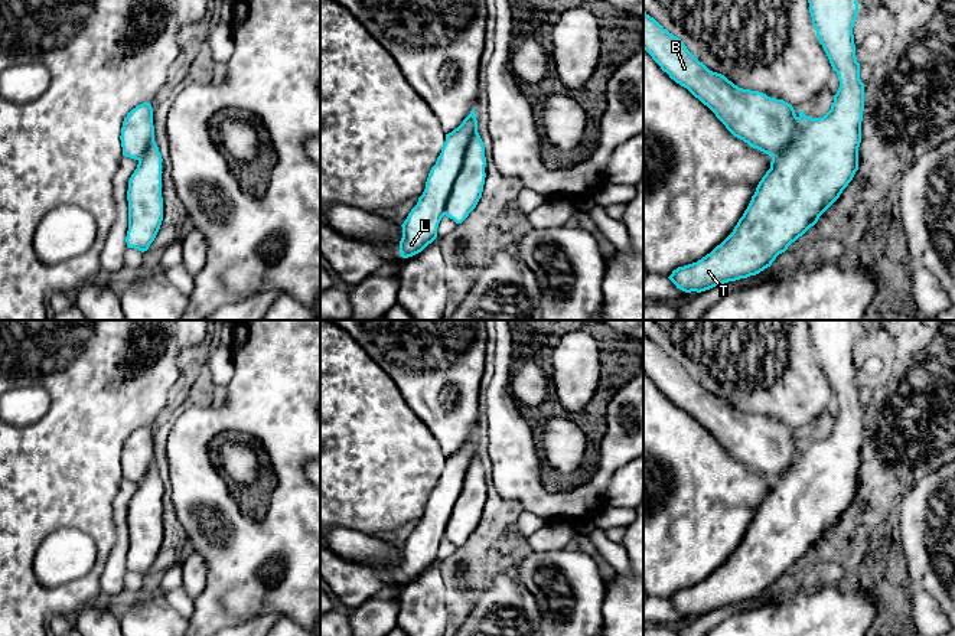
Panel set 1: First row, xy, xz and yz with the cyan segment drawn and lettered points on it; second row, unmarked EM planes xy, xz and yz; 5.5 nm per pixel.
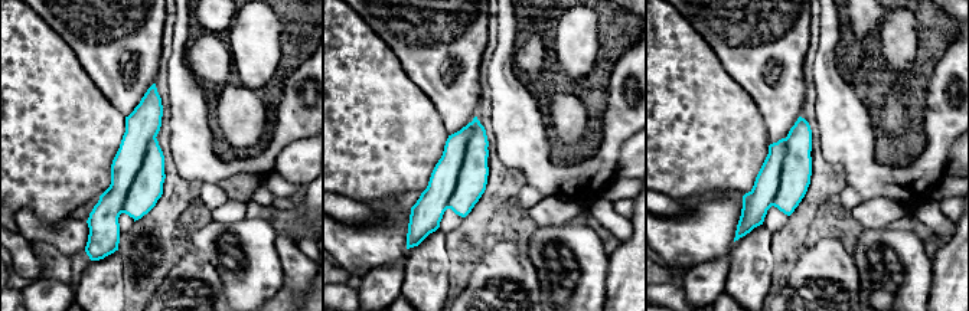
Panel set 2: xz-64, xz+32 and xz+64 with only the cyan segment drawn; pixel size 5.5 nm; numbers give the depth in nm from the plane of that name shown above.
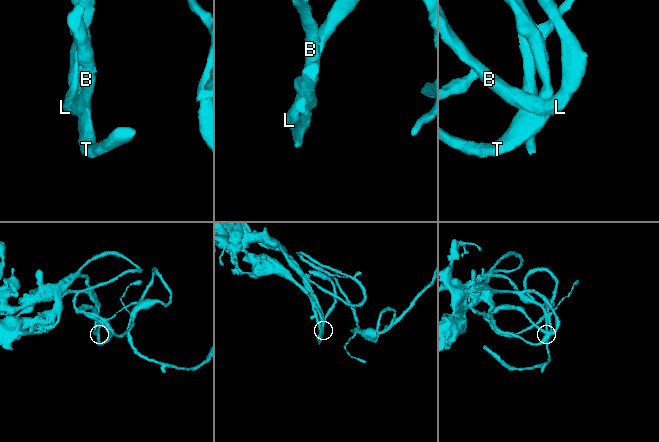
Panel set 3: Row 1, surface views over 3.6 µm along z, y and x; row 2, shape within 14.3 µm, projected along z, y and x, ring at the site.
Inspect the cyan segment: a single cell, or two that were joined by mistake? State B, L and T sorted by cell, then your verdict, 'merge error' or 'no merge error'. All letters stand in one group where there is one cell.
B L T; no merge error

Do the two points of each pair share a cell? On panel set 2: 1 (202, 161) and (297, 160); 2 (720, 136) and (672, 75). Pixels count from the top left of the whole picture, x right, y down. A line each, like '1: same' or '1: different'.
1: different
2: same

